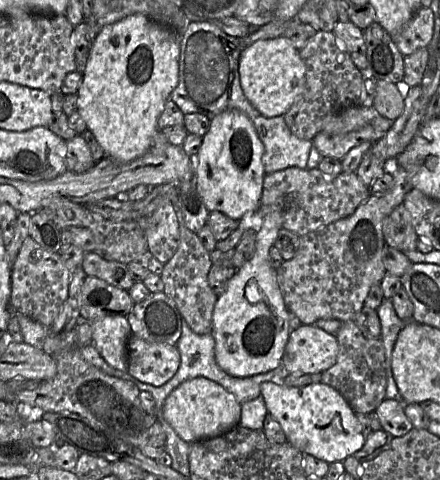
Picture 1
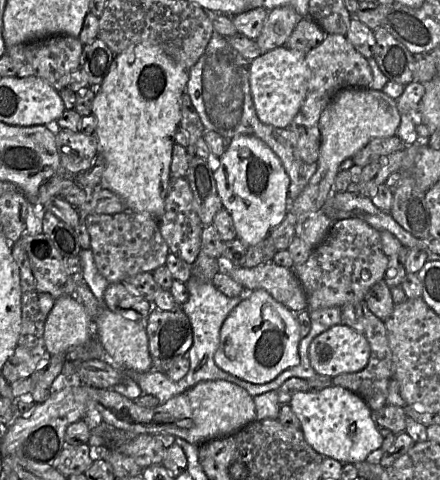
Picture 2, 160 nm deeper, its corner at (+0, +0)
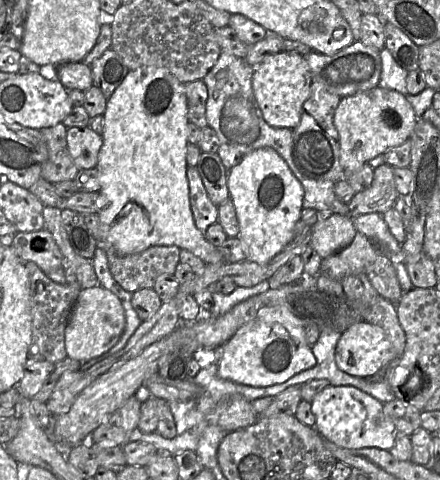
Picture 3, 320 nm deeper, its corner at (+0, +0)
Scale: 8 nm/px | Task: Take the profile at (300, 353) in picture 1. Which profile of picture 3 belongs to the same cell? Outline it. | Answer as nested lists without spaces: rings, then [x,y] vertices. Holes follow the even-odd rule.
[[[359,321],[341,333],[335,361],[350,375],[371,377],[394,361],[394,349],[382,327]]]

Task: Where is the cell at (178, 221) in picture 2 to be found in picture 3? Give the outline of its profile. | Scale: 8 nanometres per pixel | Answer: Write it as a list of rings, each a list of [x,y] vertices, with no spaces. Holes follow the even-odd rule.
[[[195,166],[187,167],[189,202],[196,227],[205,234],[213,223],[218,223],[218,206],[210,200],[202,179]]]

